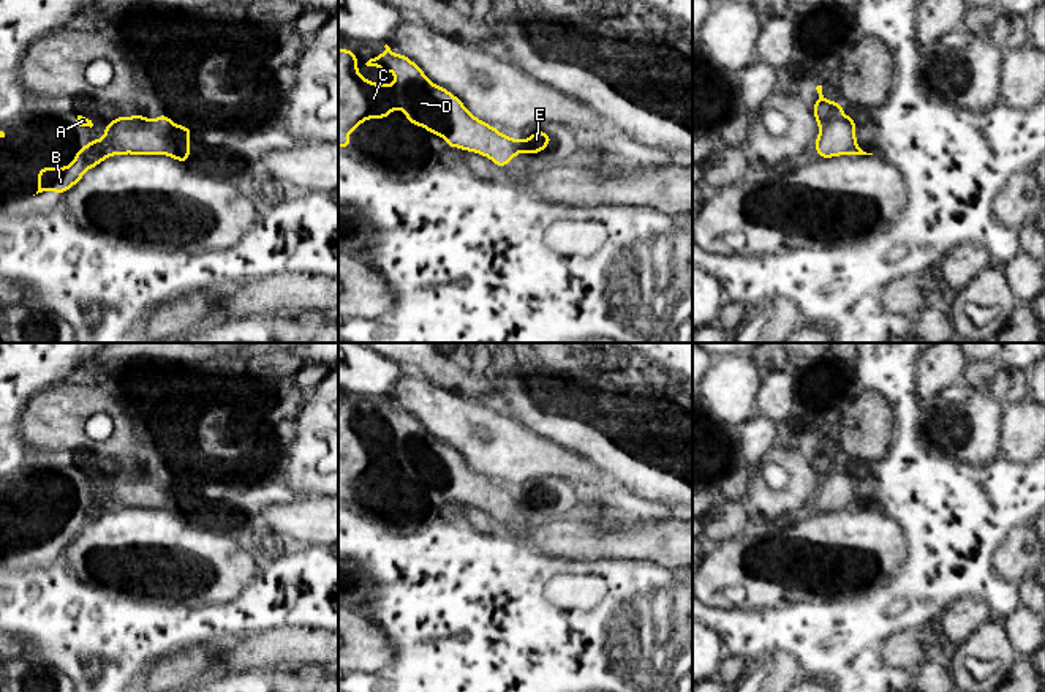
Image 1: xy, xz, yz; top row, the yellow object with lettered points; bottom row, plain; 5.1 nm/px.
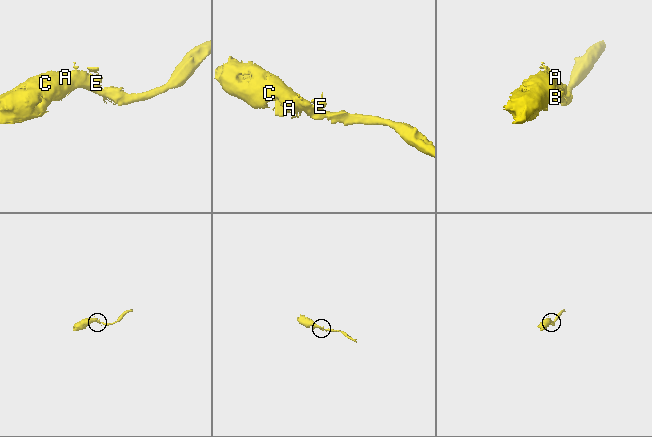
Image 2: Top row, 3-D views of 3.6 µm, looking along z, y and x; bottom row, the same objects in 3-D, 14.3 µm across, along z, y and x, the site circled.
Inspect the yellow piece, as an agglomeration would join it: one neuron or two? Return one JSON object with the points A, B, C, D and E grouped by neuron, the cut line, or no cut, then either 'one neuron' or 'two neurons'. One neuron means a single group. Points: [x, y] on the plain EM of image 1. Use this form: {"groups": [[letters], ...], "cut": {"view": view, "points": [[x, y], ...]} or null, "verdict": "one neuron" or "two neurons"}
{"groups": [["A", "B", "C", "D", "E"]], "cut": null, "verdict": "one neuron"}

